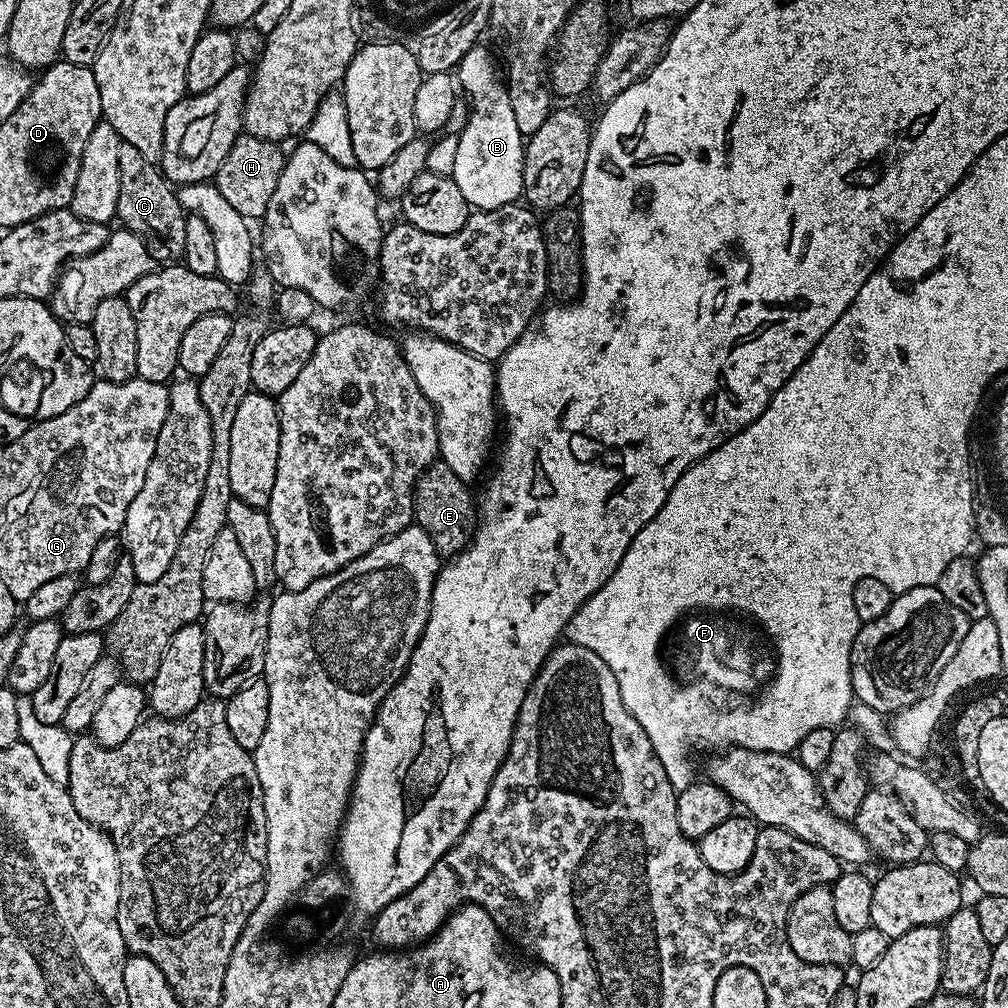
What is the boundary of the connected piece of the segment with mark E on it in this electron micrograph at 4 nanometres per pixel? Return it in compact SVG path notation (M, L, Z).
M442 462L431 464L417 478L412 493L412 514L415 523L419 524L426 534L430 534L430 542L434 542L437 553L441 557L451 558L469 543L470 537L478 523L478 504L469 485L450 466Z

